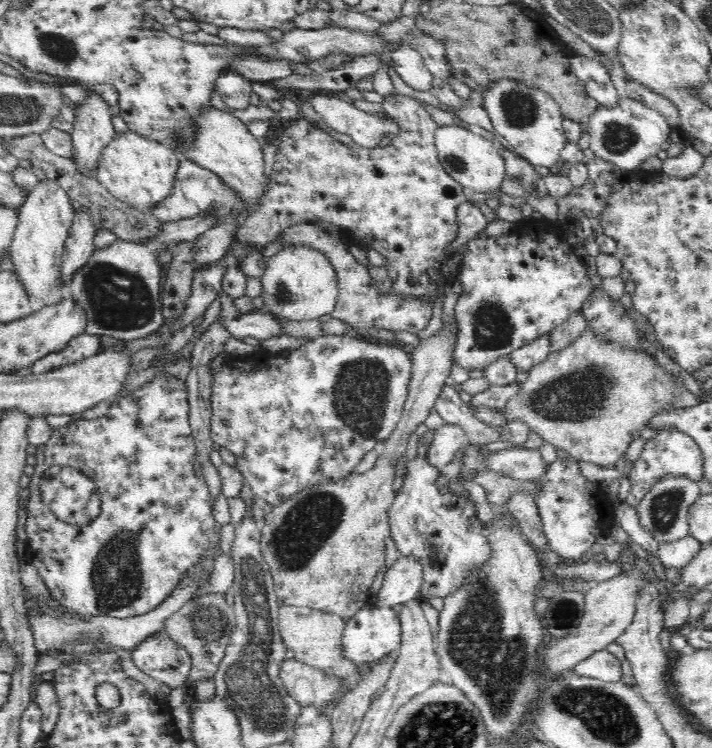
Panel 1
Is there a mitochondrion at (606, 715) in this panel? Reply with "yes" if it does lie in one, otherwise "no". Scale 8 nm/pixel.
yes

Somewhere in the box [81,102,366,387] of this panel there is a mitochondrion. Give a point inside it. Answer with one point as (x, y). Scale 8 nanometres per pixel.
(281, 292)

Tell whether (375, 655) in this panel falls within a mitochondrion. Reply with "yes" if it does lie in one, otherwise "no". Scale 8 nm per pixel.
no

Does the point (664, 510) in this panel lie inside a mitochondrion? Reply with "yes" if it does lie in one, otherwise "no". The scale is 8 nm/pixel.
yes

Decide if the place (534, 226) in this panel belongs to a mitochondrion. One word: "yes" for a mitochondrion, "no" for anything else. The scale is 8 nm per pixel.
no

